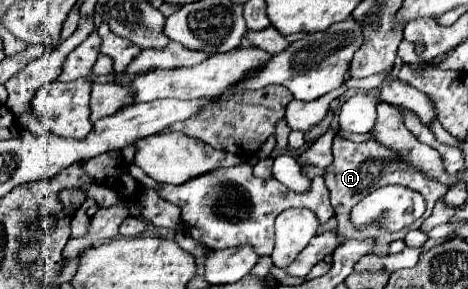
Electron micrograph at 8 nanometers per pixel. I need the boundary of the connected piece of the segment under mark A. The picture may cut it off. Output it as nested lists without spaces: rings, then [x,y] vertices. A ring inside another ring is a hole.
[[[336,135],[336,137],[334,137],[334,143],[332,143],[332,157],[334,157],[332,163],[324,169],[324,181],[326,181],[326,187],[328,187],[328,191],[330,191],[330,203],[332,203],[332,207],[334,207],[334,217],[338,219],[340,241],[344,243],[344,241],[348,241],[348,239],[368,239],[368,237],[370,237],[370,239],[376,239],[376,241],[380,241],[380,249],[376,247],[376,251],[374,251],[376,255],[386,255],[386,253],[388,253],[388,243],[392,243],[392,241],[395,240],[403,240],[405,238],[404,235],[406,235],[410,229],[418,229],[418,227],[430,217],[436,199],[448,191],[448,187],[446,187],[444,183],[440,183],[440,181],[436,181],[436,179],[424,175],[424,173],[422,173],[420,169],[416,169],[414,165],[410,165],[410,163],[406,163],[406,161],[400,161],[398,155],[396,155],[396,151],[388,149],[386,145],[378,143],[376,139],[368,139],[368,141],[362,141],[362,143],[354,143],[354,141],[350,141],[350,139],[344,139],[344,137]],[[390,183],[406,185],[406,187],[410,187],[410,189],[420,191],[420,193],[424,195],[424,199],[426,199],[426,213],[424,213],[416,223],[412,223],[410,227],[406,227],[406,229],[402,229],[402,231],[398,232],[391,233],[390,231],[386,231],[386,229],[378,227],[376,221],[370,223],[370,225],[366,225],[366,227],[362,227],[362,229],[356,229],[354,223],[352,223],[352,219],[350,219],[352,207],[354,207],[364,195],[372,193],[374,189],[378,189],[378,187],[382,187],[382,185],[390,185]]]

